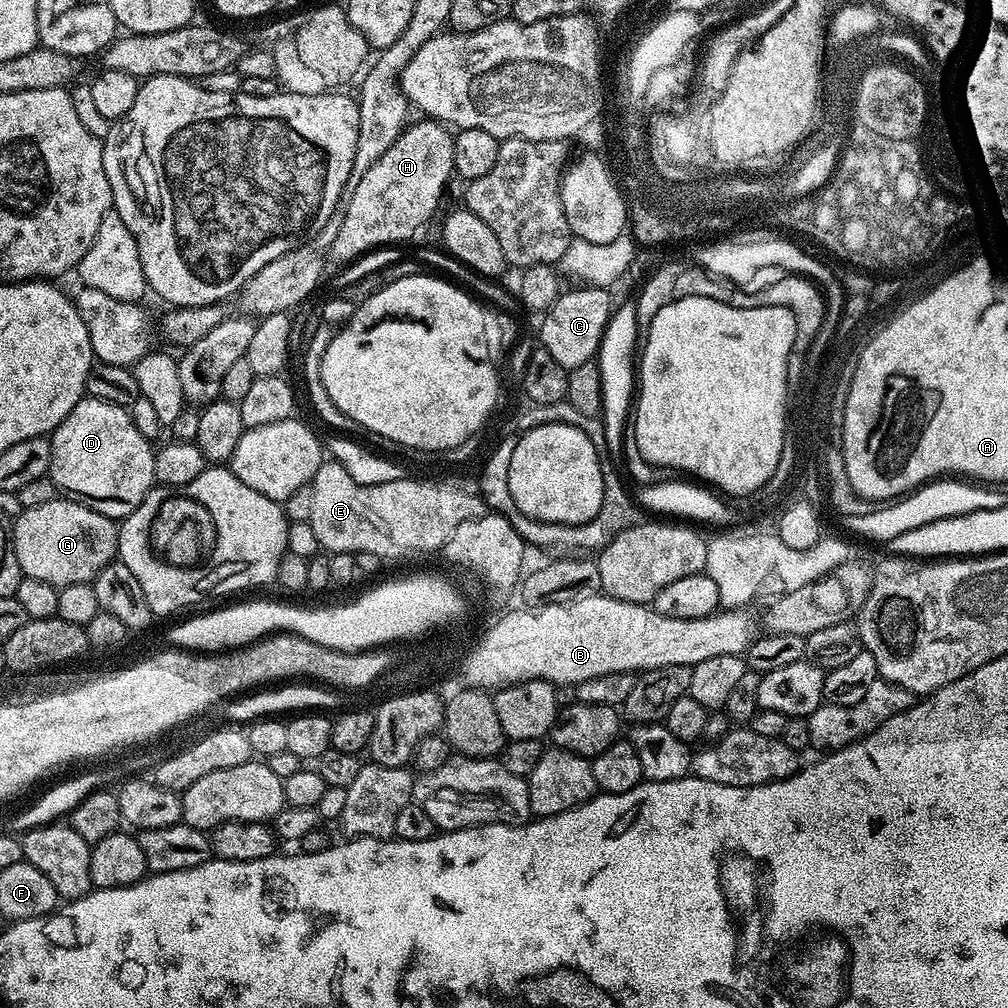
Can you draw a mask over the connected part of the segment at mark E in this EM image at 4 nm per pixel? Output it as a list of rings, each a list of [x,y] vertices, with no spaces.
[[[331,458],[325,459],[324,463],[321,464],[320,469],[314,474],[311,486],[314,490],[314,502],[310,506],[308,523],[311,524],[314,534],[318,534],[318,542],[321,549],[328,554],[335,554],[337,552],[351,552],[353,554],[365,552],[366,554],[378,554],[381,558],[388,558],[388,556],[408,556],[411,552],[432,552],[435,548],[437,551],[443,549],[444,544],[450,538],[450,534],[454,534],[454,530],[458,530],[458,526],[462,526],[462,522],[474,520],[478,516],[485,515],[486,512],[486,501],[483,496],[460,495],[460,491],[455,492],[445,487],[429,487],[426,481],[423,485],[419,485],[412,478],[405,478],[394,482],[382,482],[376,485],[360,485],[343,469],[339,462]]]

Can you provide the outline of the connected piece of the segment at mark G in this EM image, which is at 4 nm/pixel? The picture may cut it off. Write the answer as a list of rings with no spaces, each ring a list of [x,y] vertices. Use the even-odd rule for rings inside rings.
[[[57,498],[50,502],[45,502],[43,506],[23,509],[15,517],[14,523],[10,528],[10,535],[21,573],[30,578],[42,578],[42,582],[55,584],[59,589],[65,588],[67,584],[87,584],[95,581],[96,575],[107,564],[111,564],[117,559],[117,521],[111,520],[108,516],[98,514],[98,510],[81,504],[79,499]]]

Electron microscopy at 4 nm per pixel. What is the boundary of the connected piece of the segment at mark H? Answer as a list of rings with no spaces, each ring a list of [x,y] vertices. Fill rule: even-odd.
[[[420,118],[420,121],[409,123],[403,134],[362,174],[362,182],[354,186],[352,197],[343,205],[344,217],[338,238],[332,244],[332,252],[343,262],[352,262],[357,257],[379,249],[381,246],[396,246],[399,240],[408,240],[432,215],[444,196],[444,187],[448,179],[454,176],[454,136],[443,123],[431,118]]]

